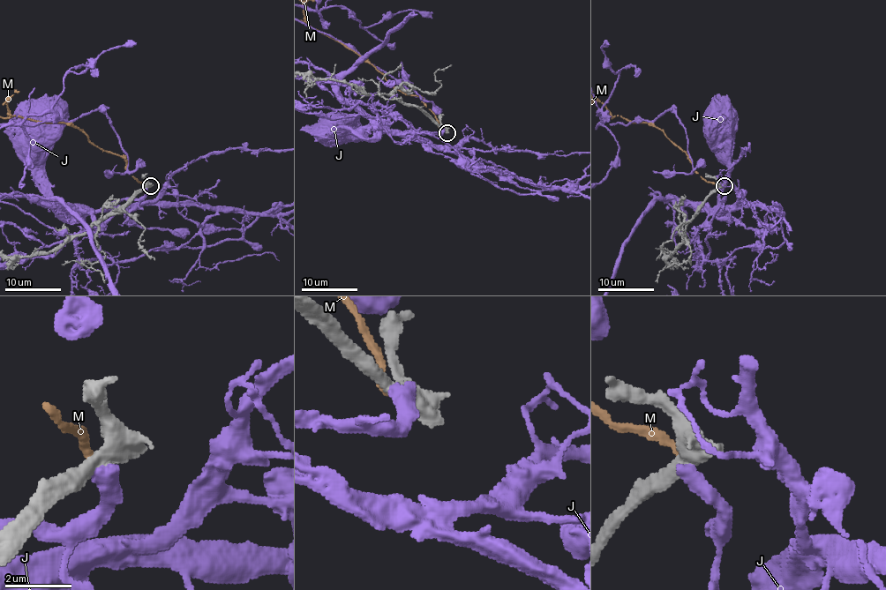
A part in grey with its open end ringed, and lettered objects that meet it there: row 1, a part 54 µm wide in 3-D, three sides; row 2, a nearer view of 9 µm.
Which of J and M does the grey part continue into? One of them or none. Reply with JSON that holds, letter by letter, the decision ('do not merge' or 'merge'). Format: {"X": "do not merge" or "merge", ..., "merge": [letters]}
{"J": "do not merge", "M": "do not merge", "merge": []}

